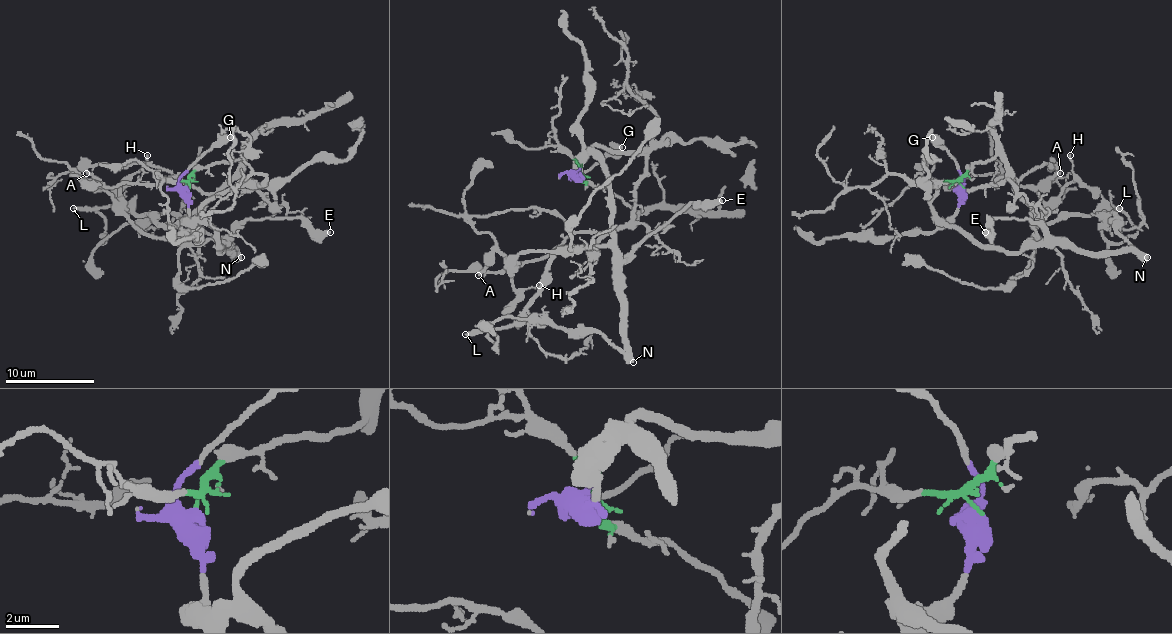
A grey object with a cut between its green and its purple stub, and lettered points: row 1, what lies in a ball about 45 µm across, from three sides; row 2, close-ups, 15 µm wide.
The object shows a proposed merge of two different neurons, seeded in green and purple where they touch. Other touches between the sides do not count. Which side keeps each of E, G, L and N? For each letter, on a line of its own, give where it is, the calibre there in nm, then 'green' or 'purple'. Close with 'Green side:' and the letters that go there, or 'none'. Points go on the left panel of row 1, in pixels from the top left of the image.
E: (330, 232) | 440 nm | purple
G: (230, 137) | 700 nm | purple
L: (73, 208) | 320 nm | green
N: (241, 257) | 550 nm | purple
Green side: L

